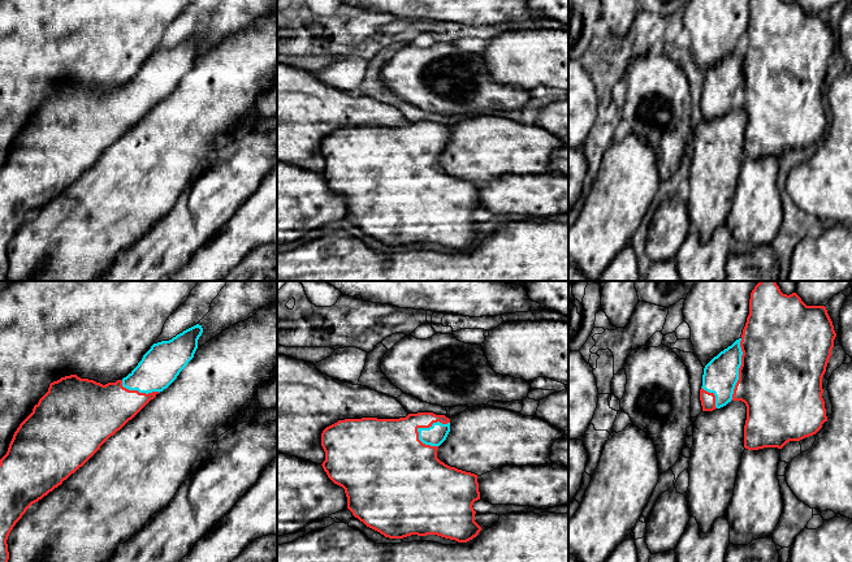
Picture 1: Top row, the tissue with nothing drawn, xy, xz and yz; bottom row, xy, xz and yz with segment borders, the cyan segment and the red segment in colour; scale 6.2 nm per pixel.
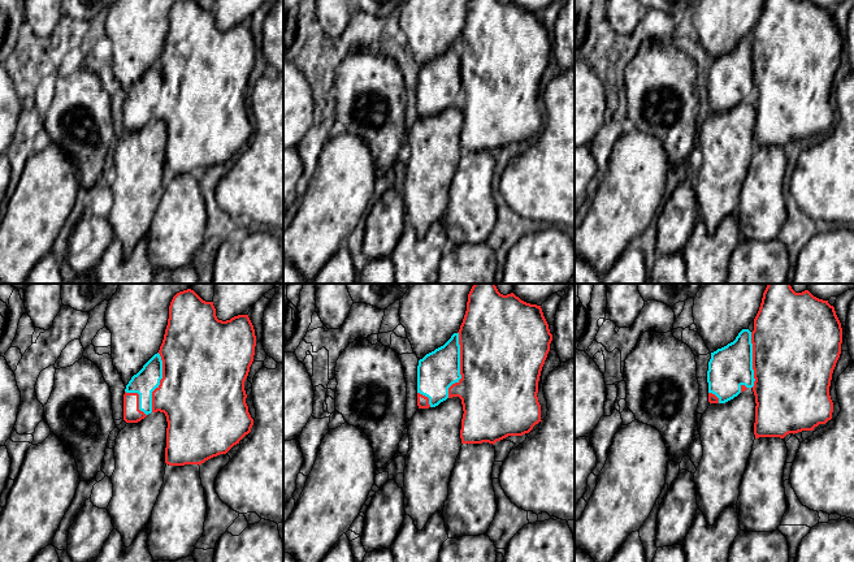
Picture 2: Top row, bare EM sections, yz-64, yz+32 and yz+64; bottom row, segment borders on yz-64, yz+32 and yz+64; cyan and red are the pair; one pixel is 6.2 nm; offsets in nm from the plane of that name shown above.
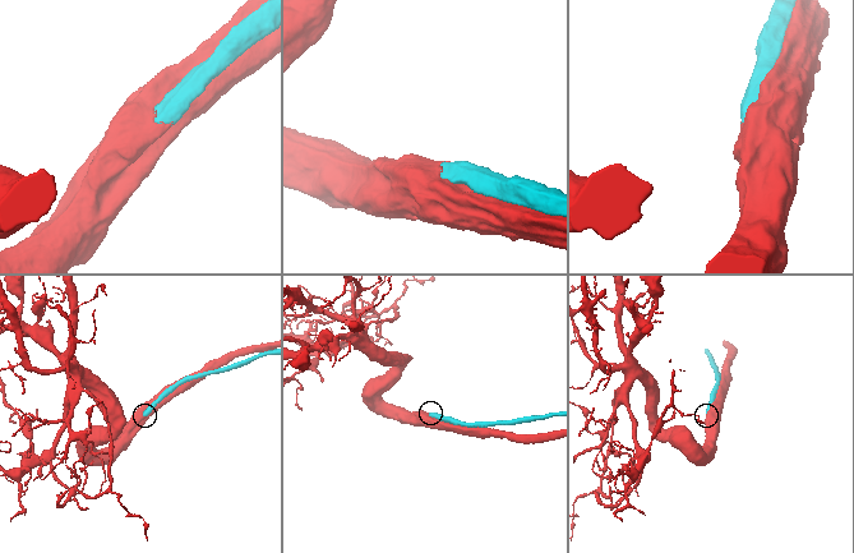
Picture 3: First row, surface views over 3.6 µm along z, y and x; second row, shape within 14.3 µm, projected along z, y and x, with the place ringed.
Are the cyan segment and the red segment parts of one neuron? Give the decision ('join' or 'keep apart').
join

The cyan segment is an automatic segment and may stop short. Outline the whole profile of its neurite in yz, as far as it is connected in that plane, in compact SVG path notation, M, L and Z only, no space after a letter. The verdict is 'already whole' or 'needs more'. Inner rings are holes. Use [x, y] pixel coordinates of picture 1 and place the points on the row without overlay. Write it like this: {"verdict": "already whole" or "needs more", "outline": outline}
{"verdict": "needs more", "outline": "M752 0L741 46L704 77L702 120L721 117L731 109L744 111L744 156L748 159L782 157L790 150L816 143L827 130L822 86L835 46L825 14L806 14L796 1Z"}

